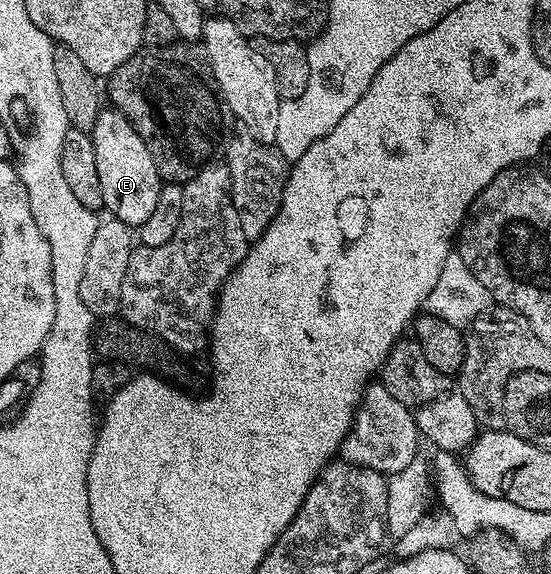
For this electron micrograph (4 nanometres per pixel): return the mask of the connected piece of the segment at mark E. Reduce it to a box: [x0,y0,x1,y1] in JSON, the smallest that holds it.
[90,107,164,226]

